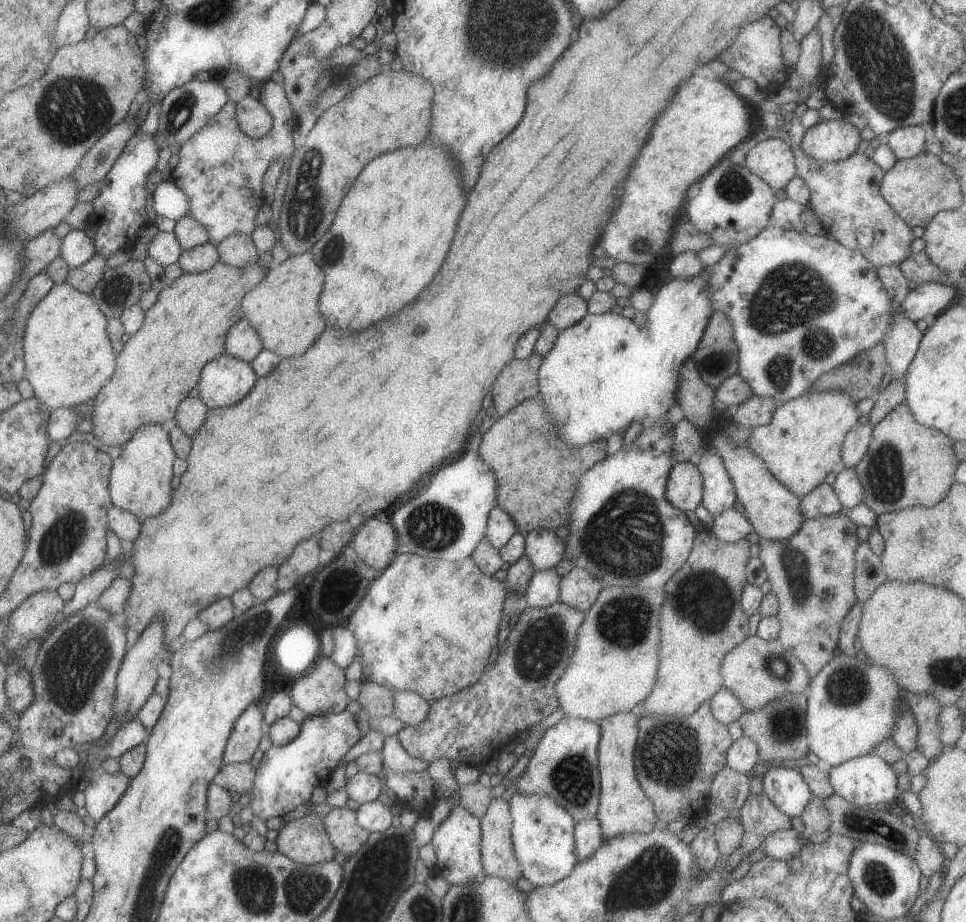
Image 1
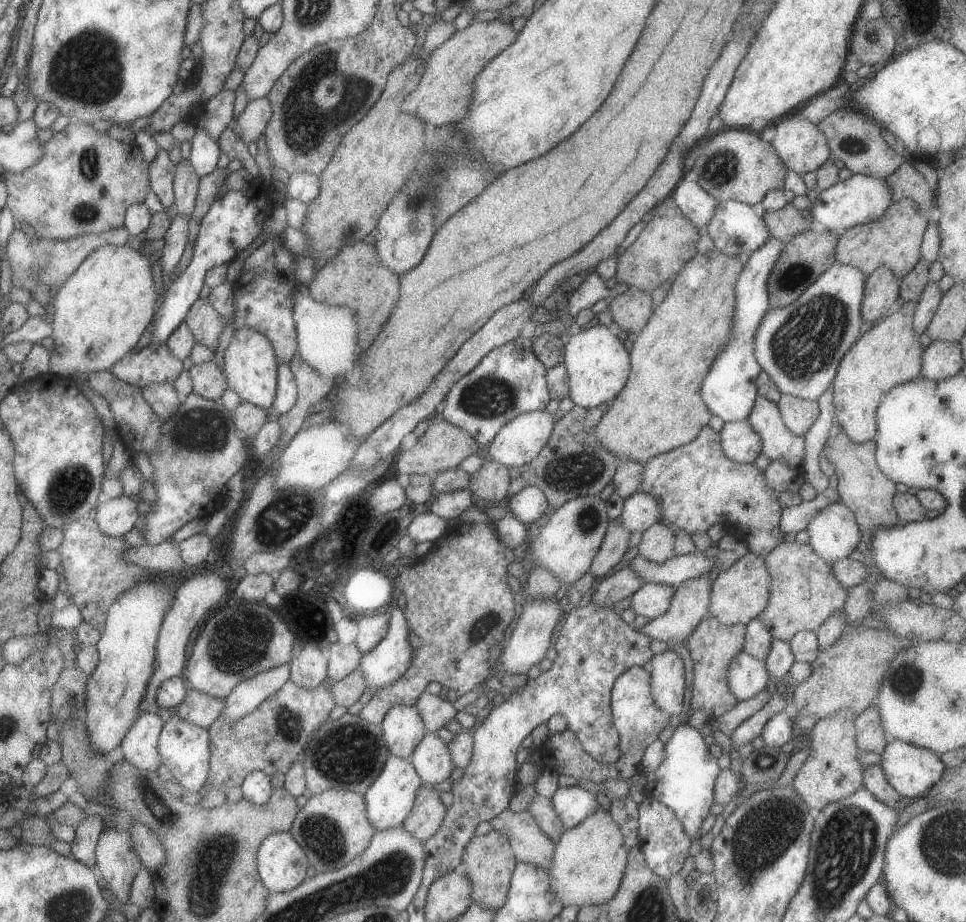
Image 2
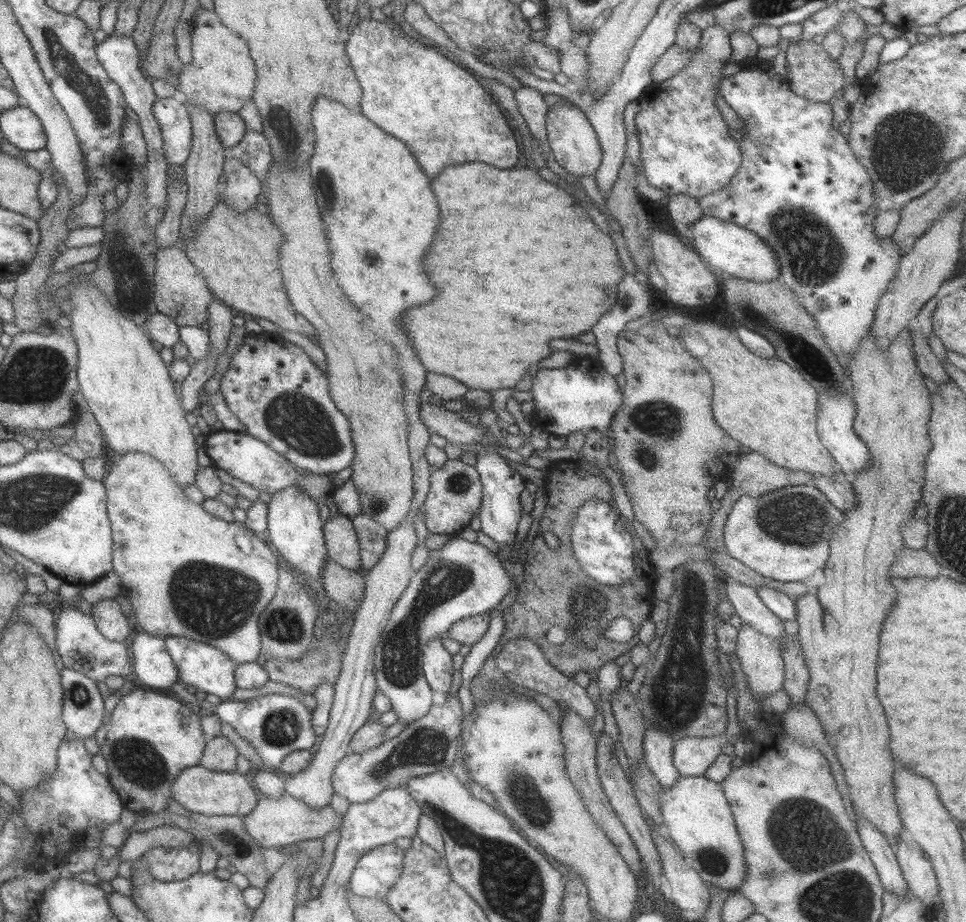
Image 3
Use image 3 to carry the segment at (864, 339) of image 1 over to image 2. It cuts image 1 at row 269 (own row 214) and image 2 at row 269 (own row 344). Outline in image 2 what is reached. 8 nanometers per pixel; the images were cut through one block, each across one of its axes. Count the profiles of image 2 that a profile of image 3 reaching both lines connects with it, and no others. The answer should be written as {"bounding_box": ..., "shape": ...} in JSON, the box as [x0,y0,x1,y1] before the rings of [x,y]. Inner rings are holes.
{"bounding_box":[754,260,866,401],"shape":[[[836,260],[794,302],[766,311],[754,335],[754,354],[781,393],[816,401],[832,388],[840,362],[860,336],[866,279],[858,268]]]}

